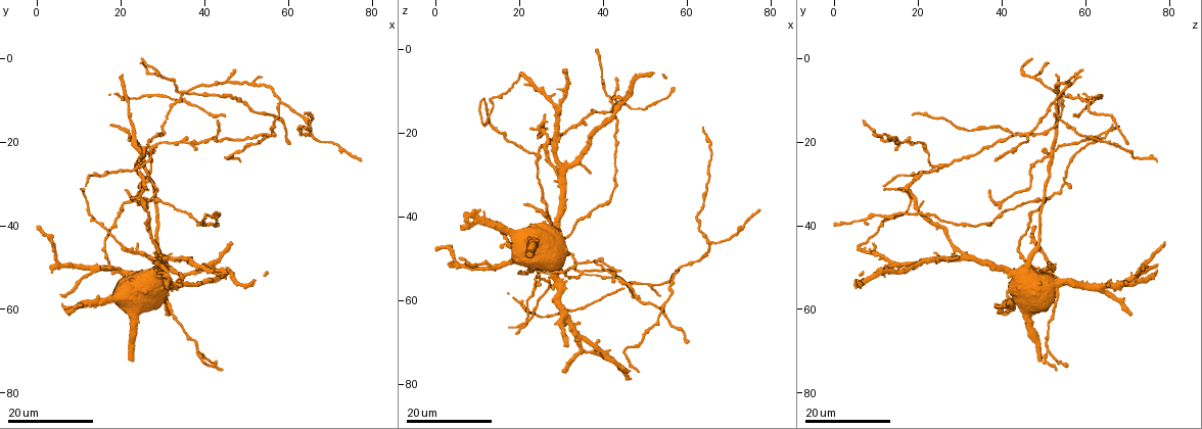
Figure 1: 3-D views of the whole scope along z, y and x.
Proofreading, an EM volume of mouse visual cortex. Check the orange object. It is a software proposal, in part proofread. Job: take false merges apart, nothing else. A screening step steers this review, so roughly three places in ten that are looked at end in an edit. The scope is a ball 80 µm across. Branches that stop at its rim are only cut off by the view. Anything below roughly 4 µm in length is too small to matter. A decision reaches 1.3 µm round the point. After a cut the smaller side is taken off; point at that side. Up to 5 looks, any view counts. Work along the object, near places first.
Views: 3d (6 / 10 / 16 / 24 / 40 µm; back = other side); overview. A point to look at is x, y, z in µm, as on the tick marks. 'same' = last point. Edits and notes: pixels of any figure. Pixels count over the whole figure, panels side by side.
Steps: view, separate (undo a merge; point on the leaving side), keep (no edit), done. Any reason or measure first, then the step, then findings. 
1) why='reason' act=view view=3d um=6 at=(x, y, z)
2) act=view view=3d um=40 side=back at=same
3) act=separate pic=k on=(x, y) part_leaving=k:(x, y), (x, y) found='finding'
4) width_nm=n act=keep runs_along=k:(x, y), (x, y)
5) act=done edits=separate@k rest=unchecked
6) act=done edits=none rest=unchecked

why='three-way junction' act=view view=3d um=16 at=(58.0, 10.5, 52.5)

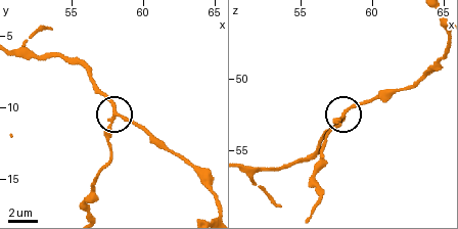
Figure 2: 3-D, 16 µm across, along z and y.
act=view view=3d um=10 at=(58.2, 10.6, 52.4)

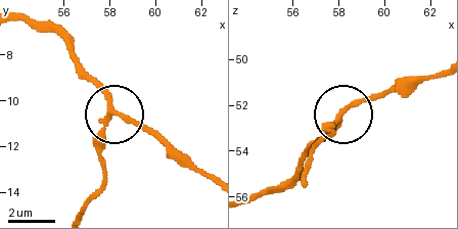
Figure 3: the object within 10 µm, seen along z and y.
act=keep runs_along=3:(18, 19), (59, 36), (104, 94), (110, 118), (100, 163) found='all the same neuron'

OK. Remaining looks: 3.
why='four-way junction' act=view view=3d um=24 at=(35.5, 8.0, 54.0)

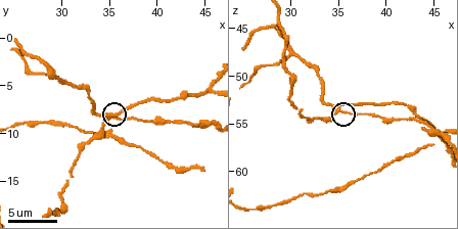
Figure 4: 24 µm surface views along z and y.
act=view view=3d um=6 at=(35.2, 8.2, 53.4)

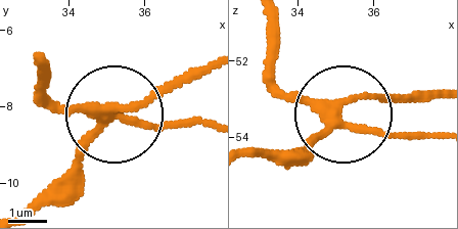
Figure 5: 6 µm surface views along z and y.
arms=4 act=keep runs_along=5:(21, 212), (99, 124), (207, 124) found='all the same neuron'

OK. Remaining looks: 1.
why='arms part here' act=view view=3d um=6 at=(30.0, 4.4, 47.4)

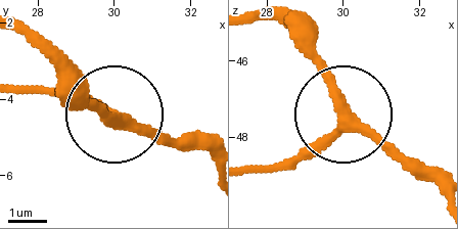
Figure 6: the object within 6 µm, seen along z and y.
width_nm=280 act=keep runs_along=6:(439, 190), (345, 119), (276, 168) found='one neuron here'

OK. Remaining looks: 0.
act=done edits=none rest=unchecked

